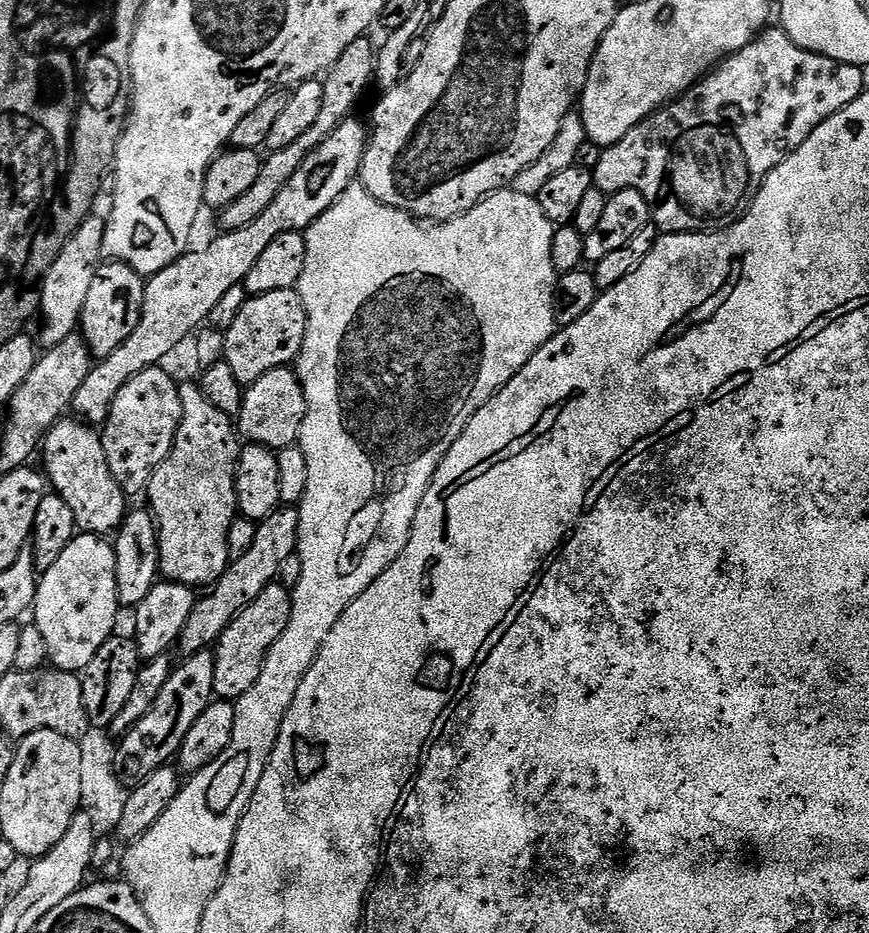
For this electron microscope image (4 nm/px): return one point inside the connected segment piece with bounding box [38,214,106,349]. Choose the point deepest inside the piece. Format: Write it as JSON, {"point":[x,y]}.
{"point":[66,285]}

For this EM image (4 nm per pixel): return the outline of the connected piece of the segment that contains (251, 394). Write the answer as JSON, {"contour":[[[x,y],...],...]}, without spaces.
{"contour":[[[291,367],[275,368],[245,387],[238,432],[245,441],[261,444],[263,448],[291,448],[299,441],[307,416],[308,403],[299,375]]]}

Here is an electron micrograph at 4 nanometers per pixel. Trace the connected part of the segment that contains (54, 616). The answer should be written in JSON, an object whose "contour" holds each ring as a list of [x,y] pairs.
{"contour":[[[76,535],[70,546],[62,550],[58,562],[39,577],[36,589],[34,623],[38,630],[42,630],[42,638],[46,638],[49,661],[61,672],[83,673],[90,666],[94,654],[98,654],[98,650],[102,650],[104,643],[117,631],[116,615],[119,612],[122,612],[122,605],[118,598],[115,547],[103,536]]]}

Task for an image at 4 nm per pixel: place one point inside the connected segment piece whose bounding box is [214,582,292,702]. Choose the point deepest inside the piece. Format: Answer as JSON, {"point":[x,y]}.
{"point":[241,651]}

